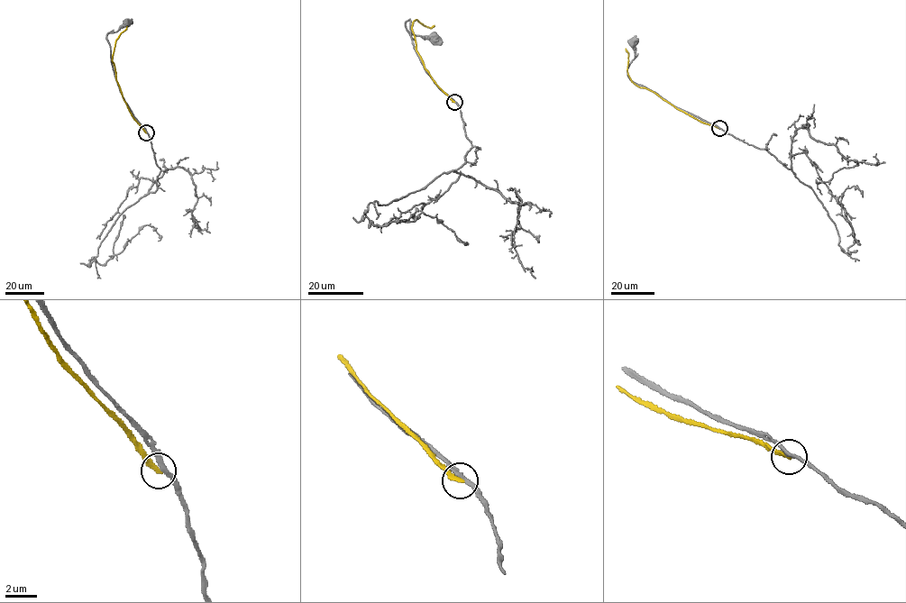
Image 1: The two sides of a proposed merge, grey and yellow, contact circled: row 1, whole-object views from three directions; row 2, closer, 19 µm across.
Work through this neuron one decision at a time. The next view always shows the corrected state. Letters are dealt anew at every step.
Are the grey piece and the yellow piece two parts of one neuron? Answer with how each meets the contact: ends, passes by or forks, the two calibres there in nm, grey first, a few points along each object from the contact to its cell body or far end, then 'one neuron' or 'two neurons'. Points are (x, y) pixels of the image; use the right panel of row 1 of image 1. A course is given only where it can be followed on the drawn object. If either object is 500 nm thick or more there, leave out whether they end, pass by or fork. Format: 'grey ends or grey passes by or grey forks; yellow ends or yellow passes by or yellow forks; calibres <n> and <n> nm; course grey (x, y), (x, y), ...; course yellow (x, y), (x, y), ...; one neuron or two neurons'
grey passes by; yellow ends; calibres 220 and 240 nm; course grey (719, 128), (675, 107), (629, 77), (627, 69), (635, 57), (634, 41); course yellow (719, 128), (696, 119), (654, 92), (636, 86), (627, 72), (628, 53), (626, 49); two neurons

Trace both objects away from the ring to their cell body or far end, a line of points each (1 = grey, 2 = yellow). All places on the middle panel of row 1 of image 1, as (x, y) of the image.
1: (454, 102), (425, 71), (410, 34), (410, 20), (406, 22), (406, 27), (410, 33), (435, 39)
2: (453, 102), (433, 79), (416, 50), (412, 28), (415, 21), (430, 27), (434, 25)

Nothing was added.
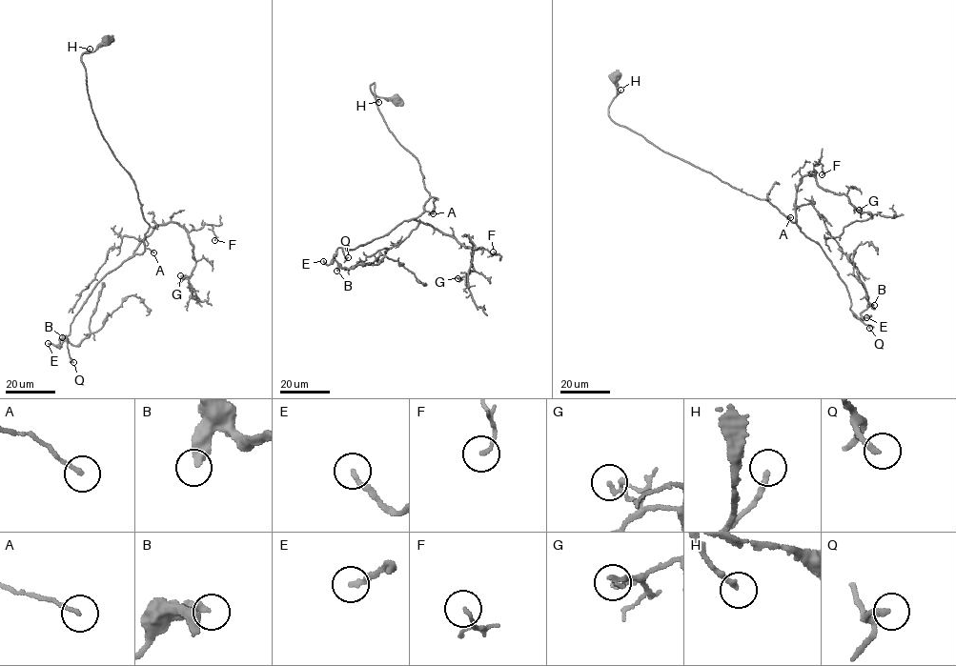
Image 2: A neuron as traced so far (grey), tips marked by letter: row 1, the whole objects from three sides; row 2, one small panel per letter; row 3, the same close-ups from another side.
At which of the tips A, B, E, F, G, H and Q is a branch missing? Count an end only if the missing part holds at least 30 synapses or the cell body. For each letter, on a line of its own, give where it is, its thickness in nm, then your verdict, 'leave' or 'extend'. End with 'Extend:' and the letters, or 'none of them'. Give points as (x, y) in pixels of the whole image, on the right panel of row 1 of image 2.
A: at (790, 217); 150 nm thick; leave
B: at (874, 305); 360 nm thick; leave
E: at (866, 317); 190 nm thick; extend
F: at (822, 174); 120 nm thick; leave
G: at (859, 210); 130 nm thick; leave
H: at (620, 90); 200 nm thick; leave
Q: at (869, 328); 240 nm thick; extend
Extend: E, Q

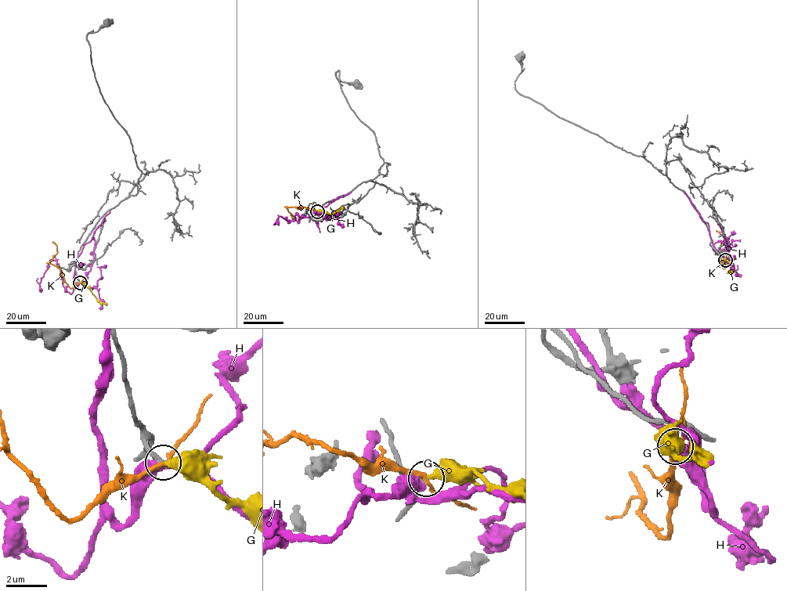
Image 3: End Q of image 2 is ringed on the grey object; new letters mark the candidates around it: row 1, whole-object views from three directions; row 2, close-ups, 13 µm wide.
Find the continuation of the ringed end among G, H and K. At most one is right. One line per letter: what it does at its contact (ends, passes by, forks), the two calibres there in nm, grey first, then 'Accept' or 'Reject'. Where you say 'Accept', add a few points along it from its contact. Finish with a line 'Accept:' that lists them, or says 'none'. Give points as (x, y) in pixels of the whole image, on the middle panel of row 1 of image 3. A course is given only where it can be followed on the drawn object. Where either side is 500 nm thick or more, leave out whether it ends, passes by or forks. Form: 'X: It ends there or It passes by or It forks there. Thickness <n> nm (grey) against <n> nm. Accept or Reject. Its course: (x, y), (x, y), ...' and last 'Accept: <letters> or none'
G: It ends there. Thickness 260 nm (grey) against 400 nm. Accept. Its course: (317, 211), (332, 214), (343, 209)
H: It passes by. Thickness 280 nm (grey) against 460 nm. Reject
K: It passes by. Thickness 280 nm (grey) against 200 nm. Reject
Accept: G

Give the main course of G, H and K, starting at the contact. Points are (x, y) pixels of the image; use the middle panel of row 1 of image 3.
G: (317, 211), (332, 214), (343, 209)
H: (316, 211), (298, 220), (297, 213), (290, 221), (279, 216), (276, 219), (279, 225)
K: (317, 211), (305, 207), (287, 207), (295, 220), (295, 217), (290, 215)

